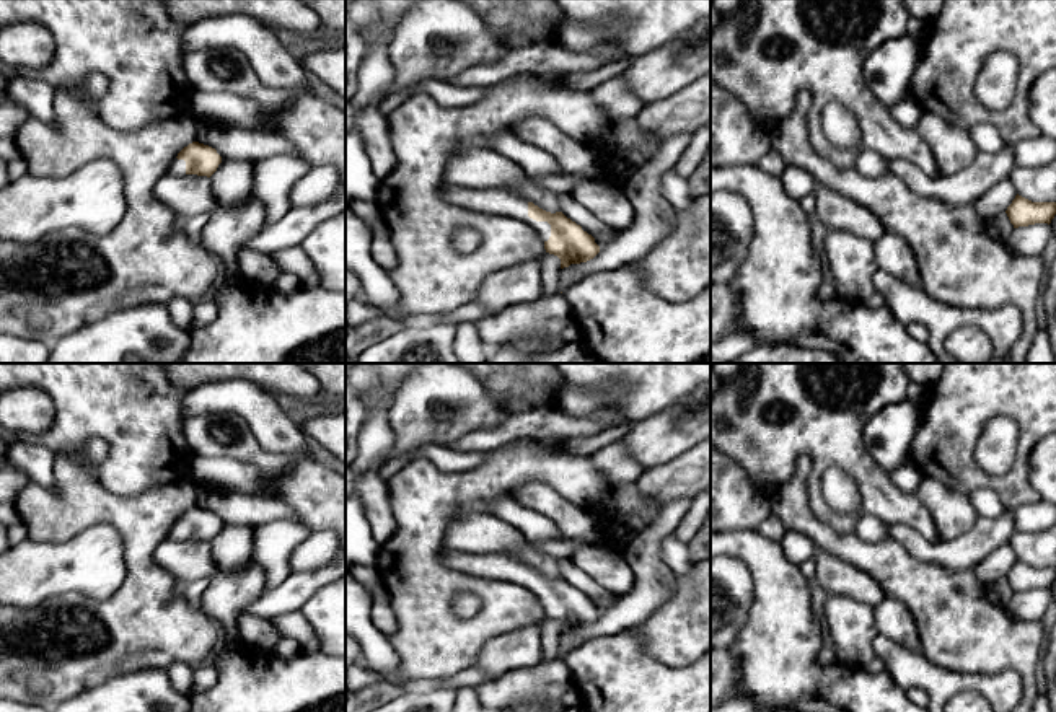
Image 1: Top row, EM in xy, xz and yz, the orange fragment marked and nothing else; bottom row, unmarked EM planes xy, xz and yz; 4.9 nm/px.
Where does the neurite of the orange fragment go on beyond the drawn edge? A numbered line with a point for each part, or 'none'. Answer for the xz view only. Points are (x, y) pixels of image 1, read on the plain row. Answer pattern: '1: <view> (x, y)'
1: xz (497, 566)

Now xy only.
1: xy (178, 531)

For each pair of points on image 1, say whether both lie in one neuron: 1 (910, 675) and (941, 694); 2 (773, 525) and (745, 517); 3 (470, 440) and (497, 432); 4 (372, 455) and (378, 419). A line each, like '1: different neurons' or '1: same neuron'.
1: same neuron
2: different neurons
3: same neuron
4: same neuron

